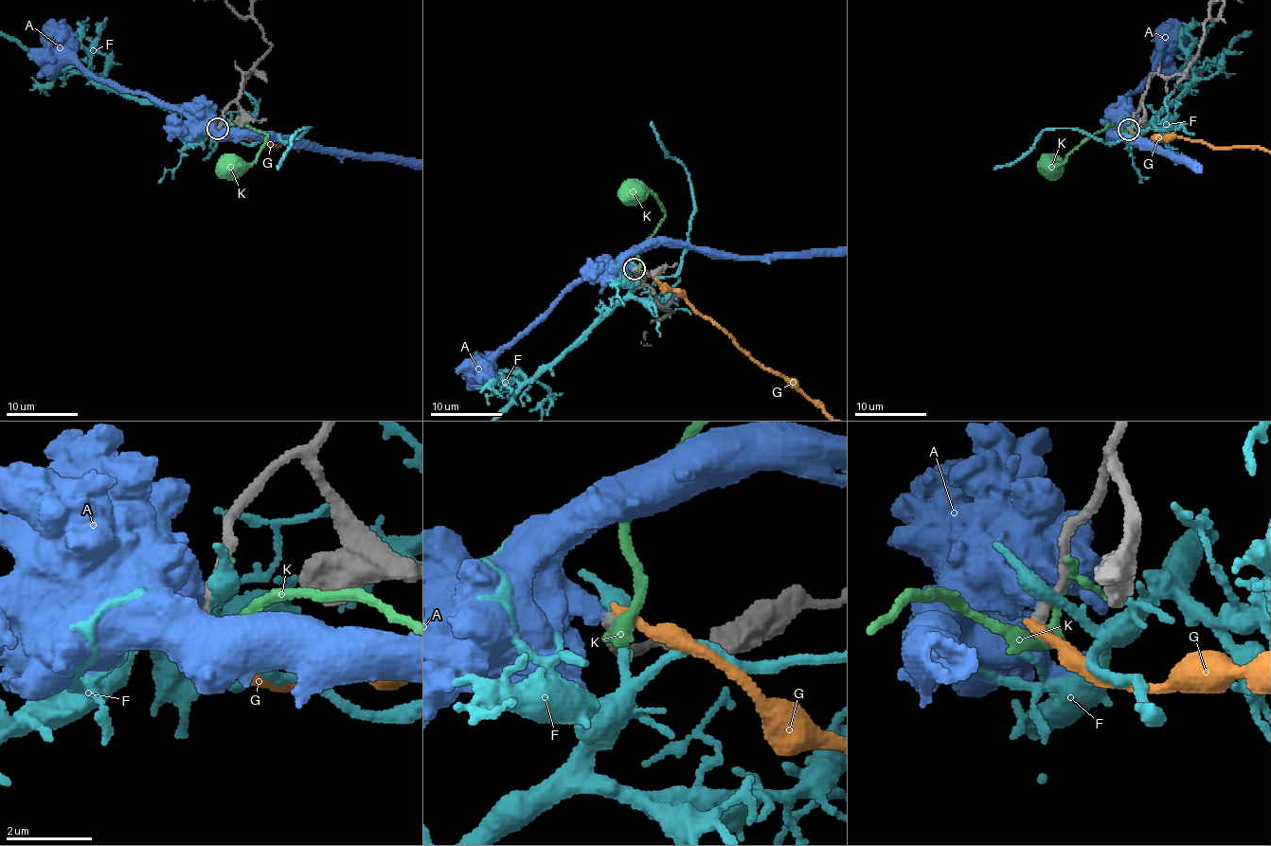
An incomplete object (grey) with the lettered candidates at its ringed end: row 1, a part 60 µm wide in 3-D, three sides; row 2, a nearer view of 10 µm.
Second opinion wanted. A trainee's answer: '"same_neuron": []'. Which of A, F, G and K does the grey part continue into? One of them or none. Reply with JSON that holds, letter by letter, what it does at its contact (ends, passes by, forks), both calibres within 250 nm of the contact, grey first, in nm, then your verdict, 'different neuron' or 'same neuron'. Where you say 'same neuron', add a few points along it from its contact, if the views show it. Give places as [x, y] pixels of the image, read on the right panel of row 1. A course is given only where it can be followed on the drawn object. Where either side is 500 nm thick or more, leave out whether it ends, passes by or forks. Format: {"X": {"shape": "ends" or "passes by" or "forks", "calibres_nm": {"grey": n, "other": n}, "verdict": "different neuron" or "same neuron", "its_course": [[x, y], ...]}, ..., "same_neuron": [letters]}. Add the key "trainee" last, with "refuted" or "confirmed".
{"A": {"calibres_nm": {"grey": 280, "other": 500}, "verdict": "different neuron"}, "F": {"shape": "passes by", "calibres_nm": {"grey": 320, "other": 320}, "verdict": "different neuron"}, "G": {"shape": "ends", "calibres_nm": {"grey": 280, "other": 240}, "verdict": "different neuron"}, "K": {"shape": "passes by", "calibres_nm": {"grey": 320, "other": 180}, "verdict": "different neuron"}, "same_neuron": [], "trainee": "confirmed"}

